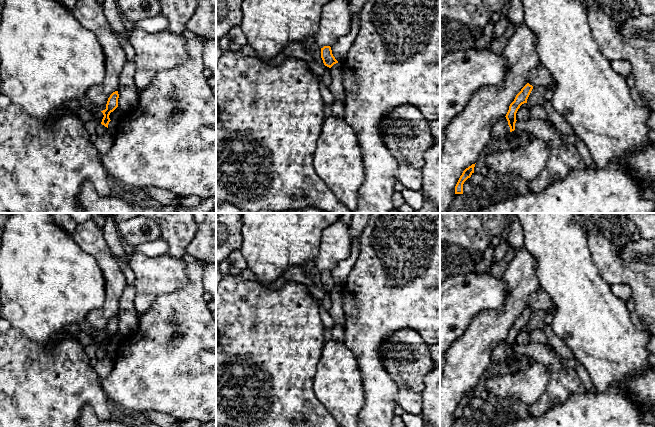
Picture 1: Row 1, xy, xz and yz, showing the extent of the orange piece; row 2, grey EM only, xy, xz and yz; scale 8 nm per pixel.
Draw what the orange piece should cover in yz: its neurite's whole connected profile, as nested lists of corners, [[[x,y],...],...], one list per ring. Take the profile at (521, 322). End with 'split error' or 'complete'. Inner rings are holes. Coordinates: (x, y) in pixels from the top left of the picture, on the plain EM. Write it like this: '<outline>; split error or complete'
[[[527,307],[521,315],[516,319],[514,325],[510,328],[509,334],[506,338],[506,343],[508,345],[508,349],[510,351],[510,356],[515,354],[516,347],[516,337],[520,330],[524,327],[527,327],[527,323],[533,313],[533,310]]]; complete

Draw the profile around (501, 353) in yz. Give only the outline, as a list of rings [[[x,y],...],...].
[[[506,341],[500,342],[491,353],[491,361],[494,364],[498,364],[507,361],[510,358],[510,351]]]

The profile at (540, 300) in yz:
[[[539,290],[538,292],[532,294],[528,299],[527,307],[533,311],[552,311],[555,312],[555,306],[549,295],[544,290]]]

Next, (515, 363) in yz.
[[[514,354],[507,361],[498,364],[491,363],[480,377],[474,396],[480,396],[481,392],[486,390],[486,383],[490,377],[516,374],[518,371],[526,369],[533,362],[536,361],[530,356]]]

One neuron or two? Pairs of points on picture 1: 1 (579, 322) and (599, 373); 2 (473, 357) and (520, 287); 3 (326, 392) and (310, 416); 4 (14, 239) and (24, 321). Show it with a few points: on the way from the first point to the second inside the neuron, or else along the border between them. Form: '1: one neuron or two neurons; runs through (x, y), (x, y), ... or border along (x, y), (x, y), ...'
1: one neuron; runs through (592, 335), (599, 342), (599, 360)
2: one neuron; runs through (480, 340), (515, 304)
3: two neurons; border along (313, 378), (314, 394), (332, 416)
4: one neuron; runs through (26, 259), (26, 301)

